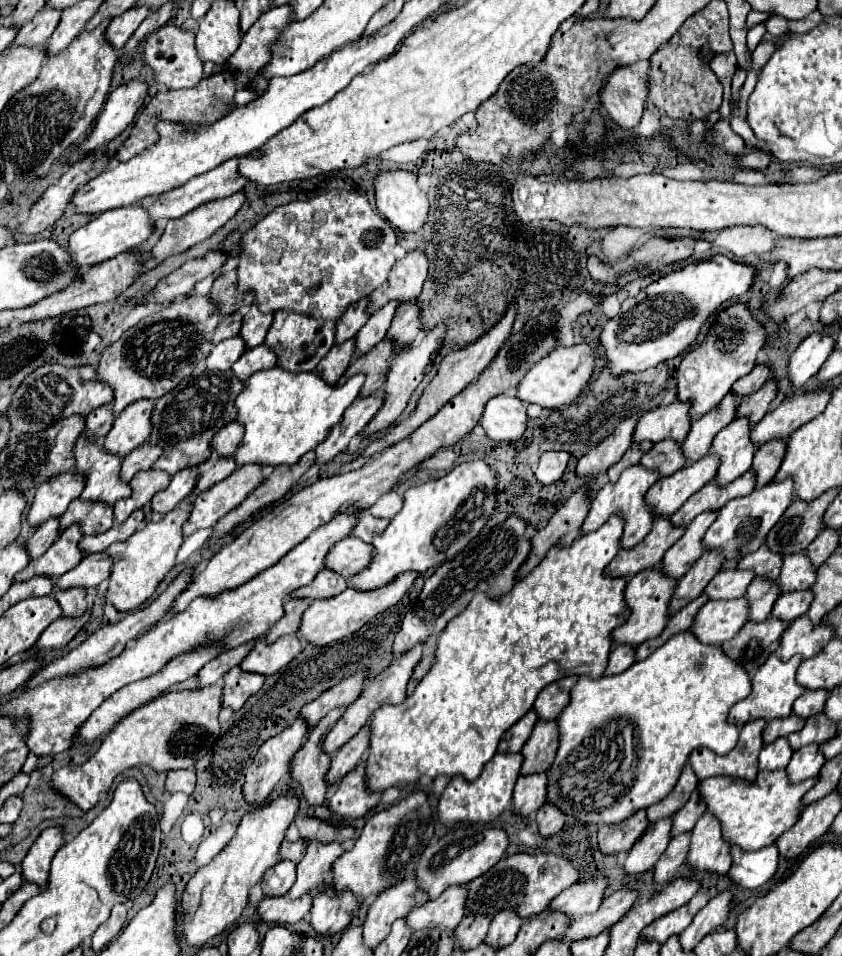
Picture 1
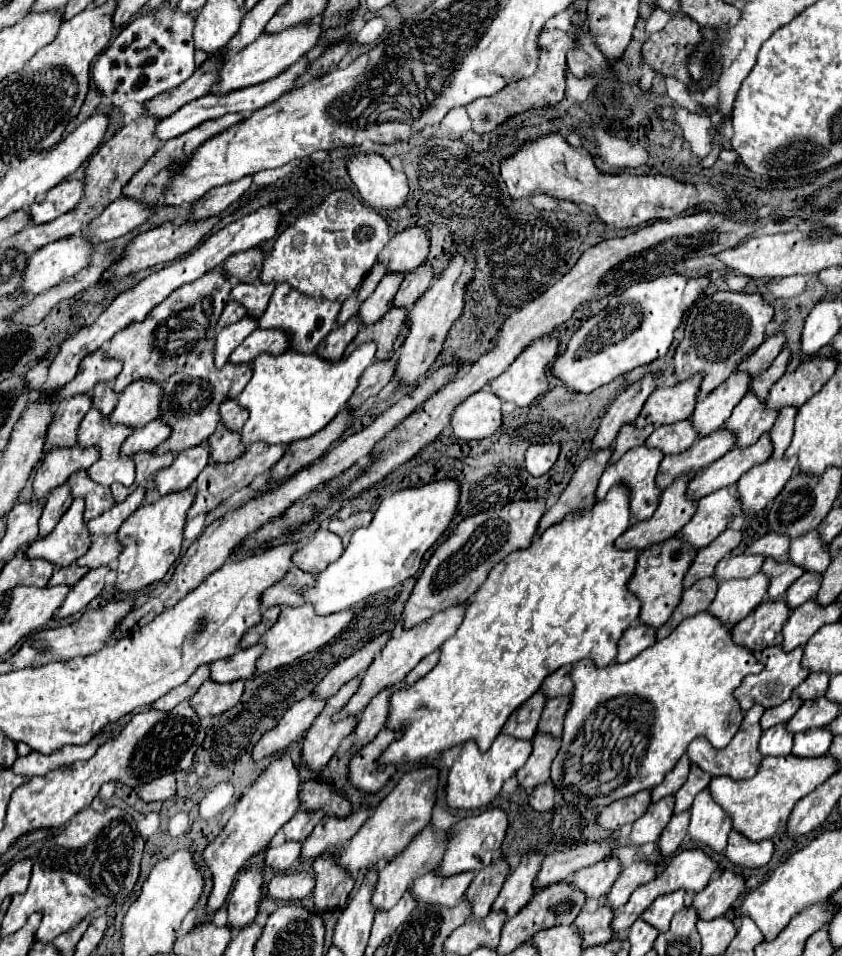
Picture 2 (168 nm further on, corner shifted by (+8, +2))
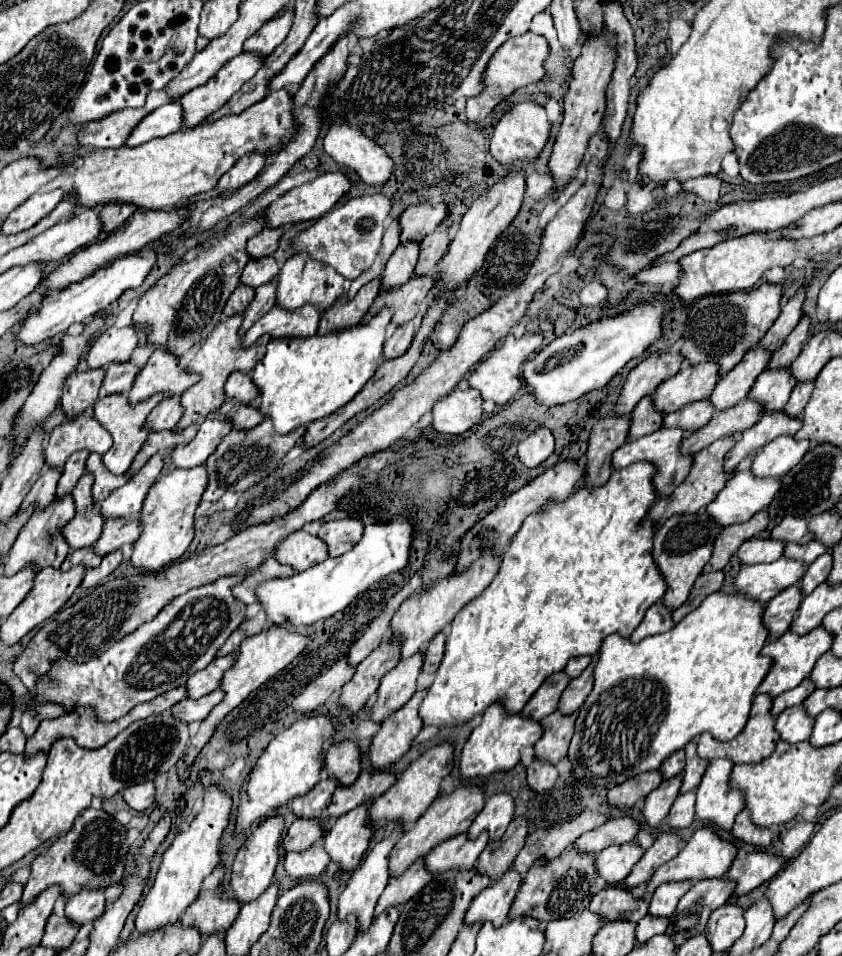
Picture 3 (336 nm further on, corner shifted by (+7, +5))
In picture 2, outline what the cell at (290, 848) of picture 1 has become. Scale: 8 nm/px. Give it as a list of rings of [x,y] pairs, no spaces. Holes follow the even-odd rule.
[[[299,809],[285,825],[283,825],[283,833],[287,839],[291,841],[305,841],[309,837],[309,833],[313,831],[313,827],[323,819],[323,811],[307,811],[307,809]]]

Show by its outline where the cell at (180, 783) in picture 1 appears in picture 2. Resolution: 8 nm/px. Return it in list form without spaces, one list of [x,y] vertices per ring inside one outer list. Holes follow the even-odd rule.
[[[163,775],[159,779],[153,779],[153,781],[145,783],[143,787],[137,787],[137,795],[145,803],[165,801],[165,799],[175,795],[175,777],[173,775]]]

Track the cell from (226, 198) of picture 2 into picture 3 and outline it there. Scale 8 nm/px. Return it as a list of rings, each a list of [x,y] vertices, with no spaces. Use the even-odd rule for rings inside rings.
[[[250,154],[248,158],[240,158],[240,162],[236,162],[236,166],[232,166],[232,170],[224,174],[224,178],[220,178],[220,184],[218,184],[220,194],[238,190],[240,186],[252,182],[264,168],[264,160],[266,160],[264,154]]]

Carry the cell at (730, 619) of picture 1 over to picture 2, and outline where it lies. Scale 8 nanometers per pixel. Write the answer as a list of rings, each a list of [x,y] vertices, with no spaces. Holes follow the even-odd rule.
[[[757,573],[747,579],[723,581],[709,611],[719,617],[725,625],[735,625],[743,621],[759,603],[765,601],[769,589],[769,577]]]

